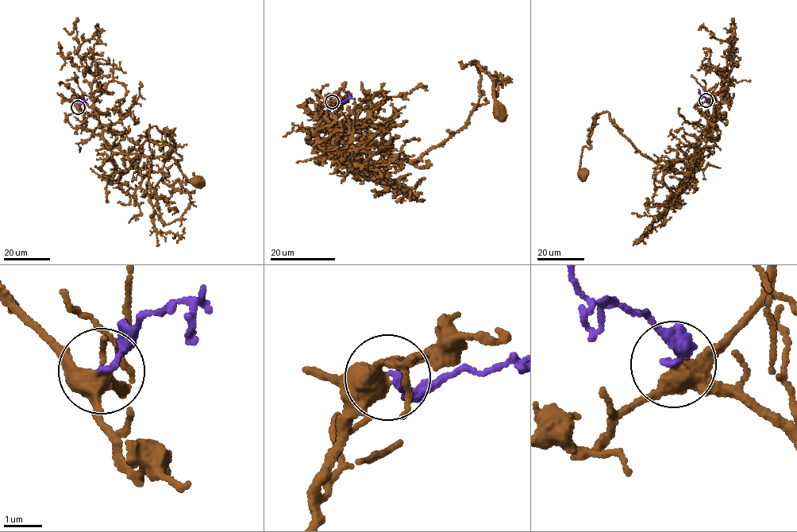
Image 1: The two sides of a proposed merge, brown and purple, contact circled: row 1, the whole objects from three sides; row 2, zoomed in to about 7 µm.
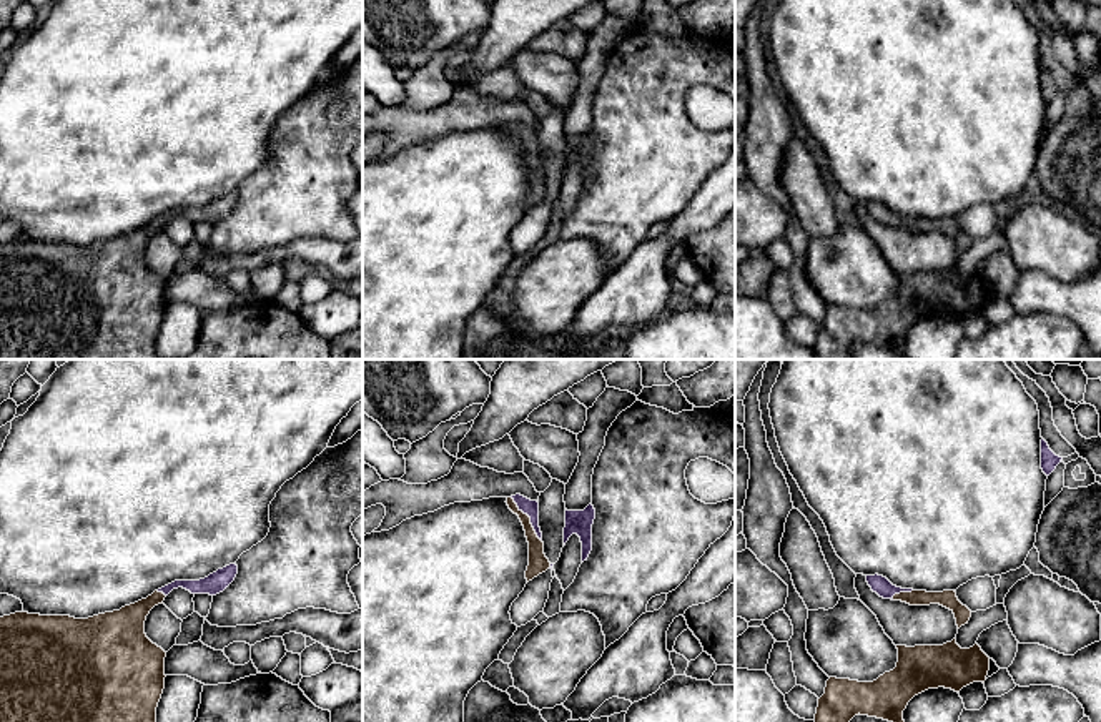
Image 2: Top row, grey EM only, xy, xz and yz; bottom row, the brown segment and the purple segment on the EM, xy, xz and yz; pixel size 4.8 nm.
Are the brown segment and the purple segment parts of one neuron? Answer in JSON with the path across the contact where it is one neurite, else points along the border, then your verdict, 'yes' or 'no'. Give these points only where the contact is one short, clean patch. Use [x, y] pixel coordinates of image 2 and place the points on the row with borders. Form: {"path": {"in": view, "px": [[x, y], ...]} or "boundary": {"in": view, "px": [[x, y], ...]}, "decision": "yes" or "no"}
{"path": {"in": "xz", "px": [[538, 563], [529, 519], [531, 508]]}, "decision": "yes"}

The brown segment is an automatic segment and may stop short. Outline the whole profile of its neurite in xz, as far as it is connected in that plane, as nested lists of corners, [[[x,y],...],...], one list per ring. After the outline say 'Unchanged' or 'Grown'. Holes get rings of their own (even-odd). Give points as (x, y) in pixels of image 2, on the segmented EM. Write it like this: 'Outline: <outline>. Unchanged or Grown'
Outline: [[[521,494],[507,497],[506,502],[509,509],[519,516],[526,531],[529,542],[529,566],[526,571],[526,579],[529,582],[554,566],[544,554],[542,532],[539,527],[539,502]]]. Grown

